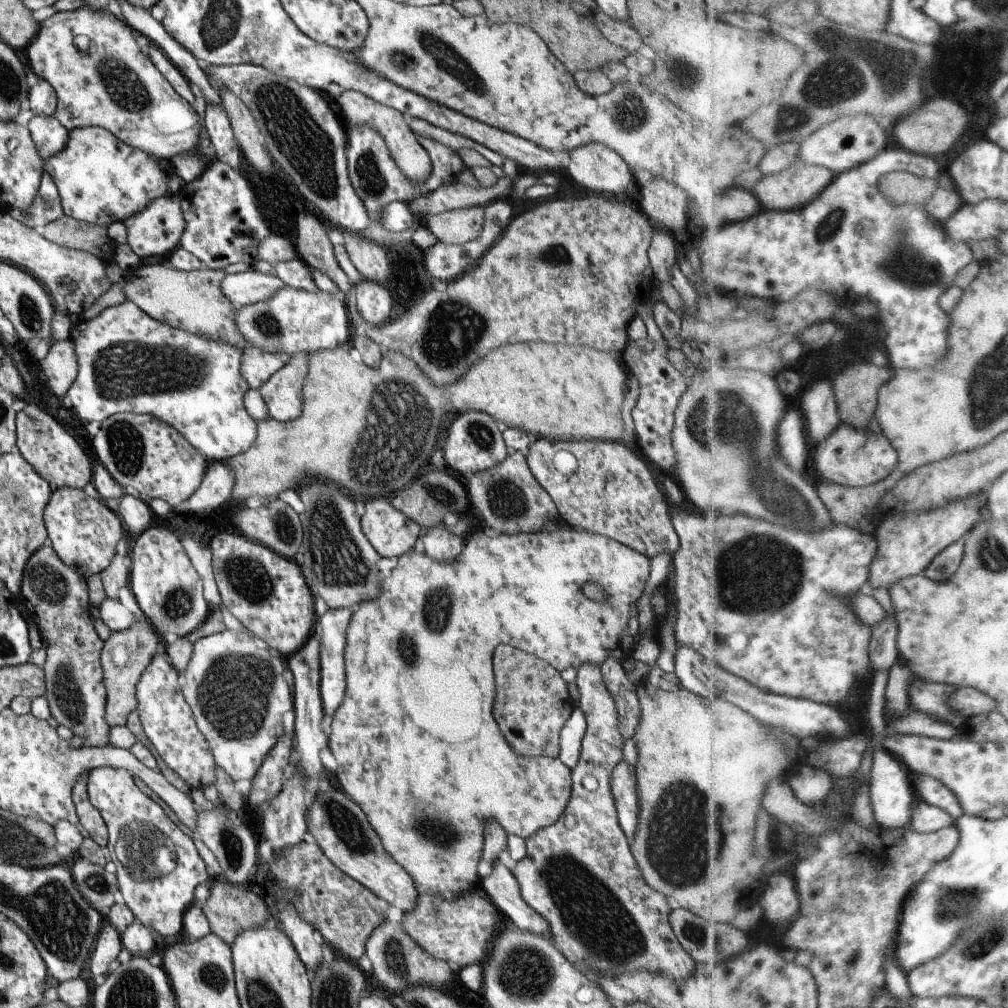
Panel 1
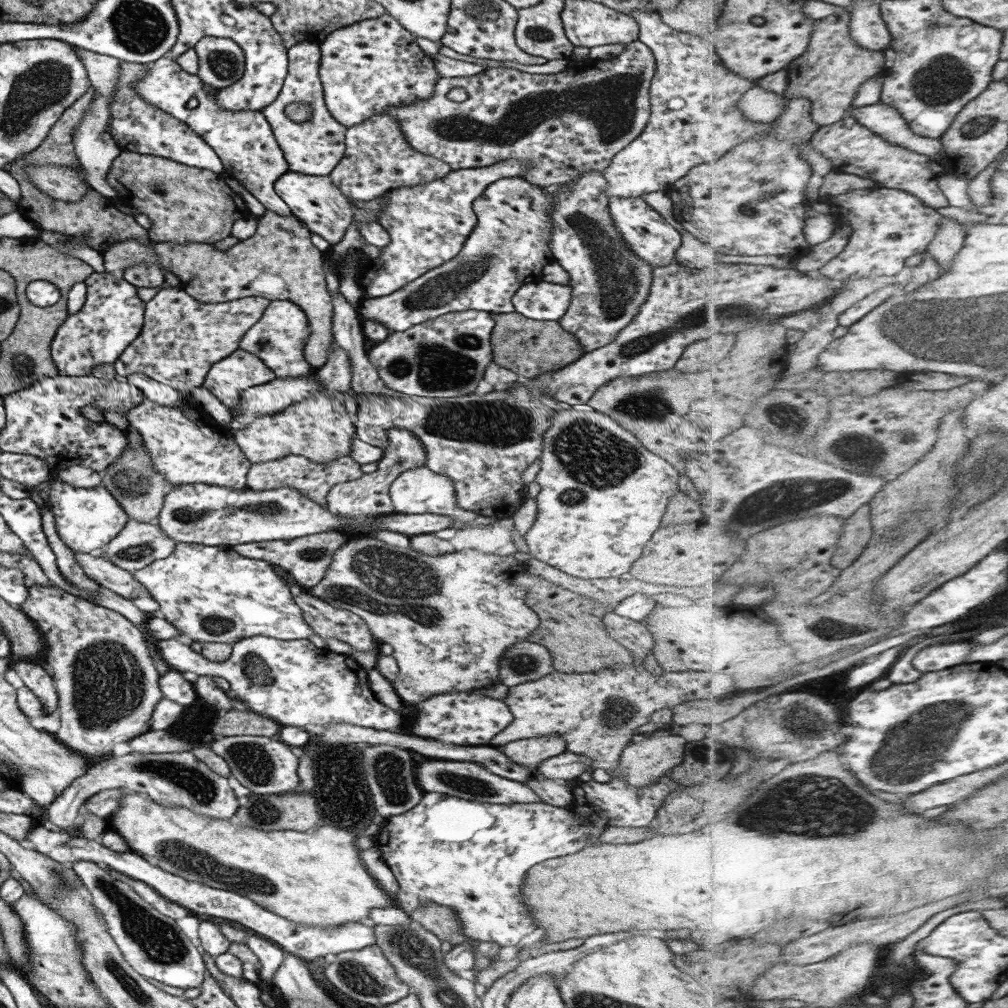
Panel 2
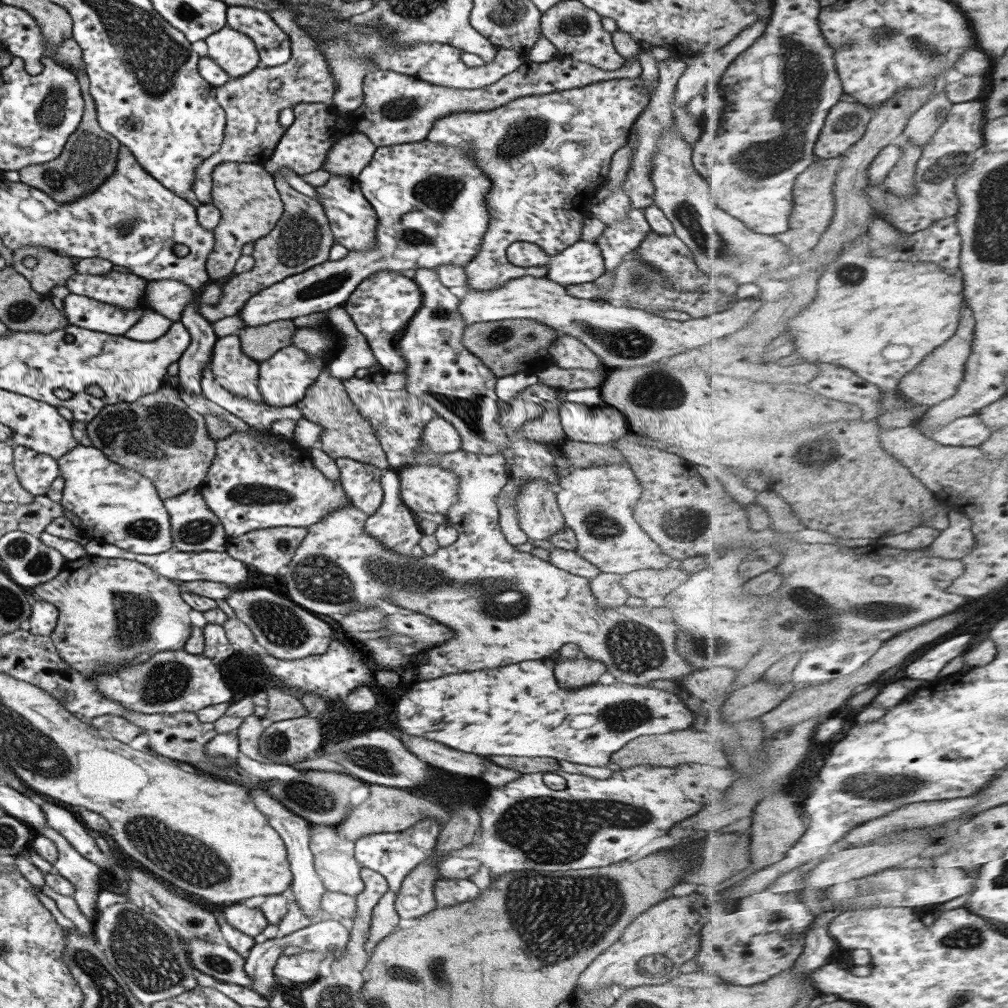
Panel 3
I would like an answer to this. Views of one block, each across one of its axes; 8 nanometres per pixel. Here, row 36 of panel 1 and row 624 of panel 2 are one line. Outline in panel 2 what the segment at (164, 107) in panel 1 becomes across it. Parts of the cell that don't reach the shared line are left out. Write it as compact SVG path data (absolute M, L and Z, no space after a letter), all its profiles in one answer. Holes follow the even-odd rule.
M56 586L29 587L28 598L21 604L20 610L35 623L45 644L44 666L52 675L59 698L57 707L61 726L54 734L57 739L96 764L99 758L112 754L112 748L118 742L132 740L150 730L152 713L163 694L159 687L161 676L154 667L150 648L139 627L119 612Z

